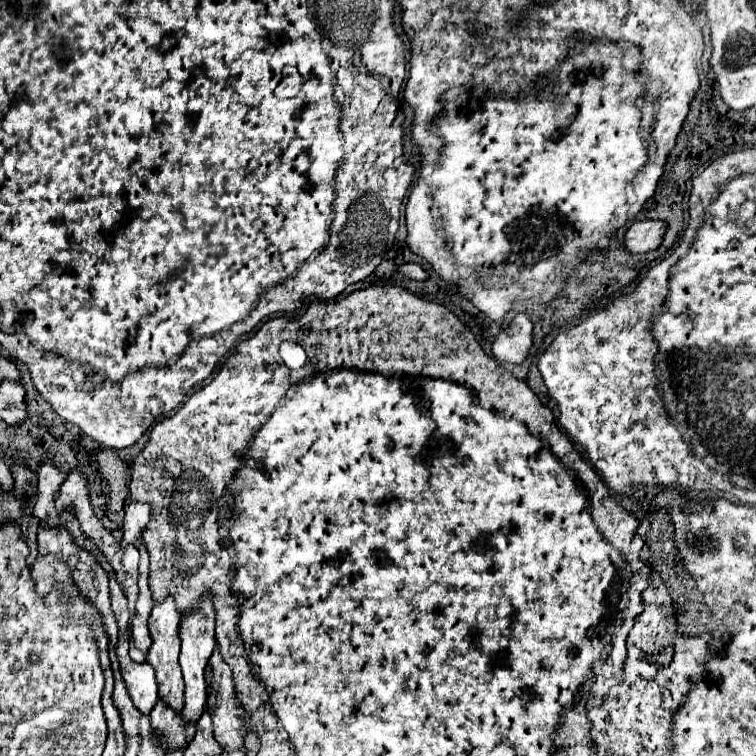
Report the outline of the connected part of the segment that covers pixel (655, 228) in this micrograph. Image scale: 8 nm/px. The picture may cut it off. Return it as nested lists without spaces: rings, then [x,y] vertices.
[[[658,219],[636,221],[628,229],[626,247],[632,253],[648,253],[648,251],[660,247],[664,233],[666,233],[666,223],[664,221],[658,221]]]

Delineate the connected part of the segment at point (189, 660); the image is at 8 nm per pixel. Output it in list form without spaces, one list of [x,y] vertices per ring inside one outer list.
[[[204,597],[200,601],[200,609],[186,615],[186,619],[180,625],[180,639],[182,639],[182,653],[180,653],[180,665],[186,681],[186,703],[184,703],[184,721],[198,721],[206,709],[206,679],[204,669],[208,665],[208,659],[214,651],[214,609],[212,609],[212,597]]]

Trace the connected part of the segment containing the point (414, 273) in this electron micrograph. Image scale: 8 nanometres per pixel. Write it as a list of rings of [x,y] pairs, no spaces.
[[[416,263],[400,265],[400,267],[398,267],[398,273],[404,275],[404,277],[410,277],[410,279],[418,279],[418,281],[426,279],[426,271],[424,271],[420,265],[416,265]]]

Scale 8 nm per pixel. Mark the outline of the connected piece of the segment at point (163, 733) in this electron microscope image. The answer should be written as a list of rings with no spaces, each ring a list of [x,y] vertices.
[[[162,701],[156,703],[154,711],[150,713],[152,729],[156,723],[156,737],[160,737],[160,747],[164,751],[168,749],[186,749],[188,741],[192,741],[192,735],[196,731],[196,723],[180,725],[182,717],[176,715],[172,709],[168,709]]]

